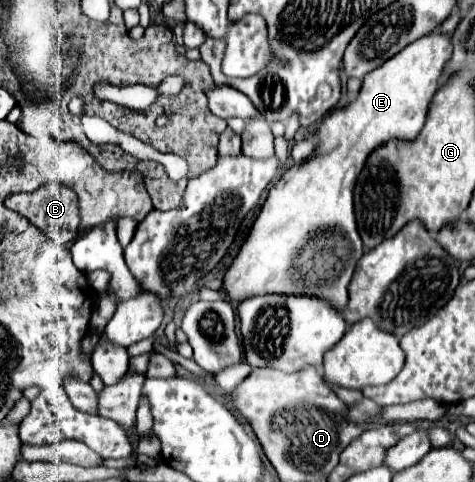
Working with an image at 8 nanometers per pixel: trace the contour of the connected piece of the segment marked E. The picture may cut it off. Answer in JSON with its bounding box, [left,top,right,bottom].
[221,33,453,313]

